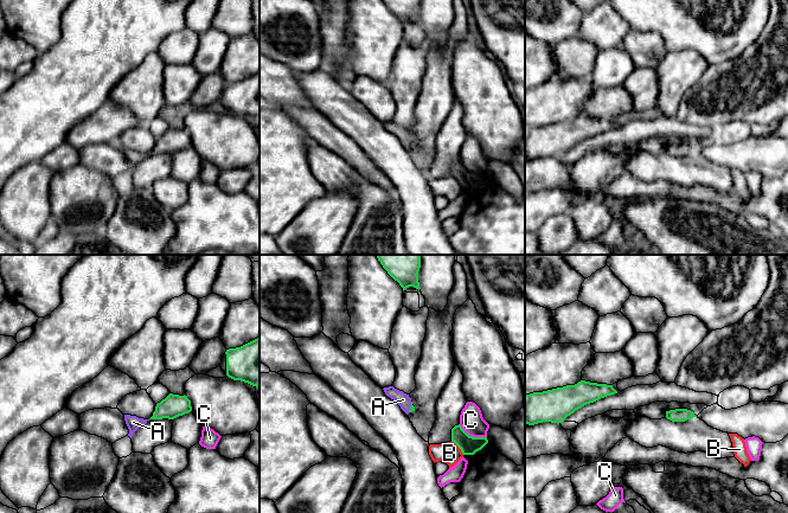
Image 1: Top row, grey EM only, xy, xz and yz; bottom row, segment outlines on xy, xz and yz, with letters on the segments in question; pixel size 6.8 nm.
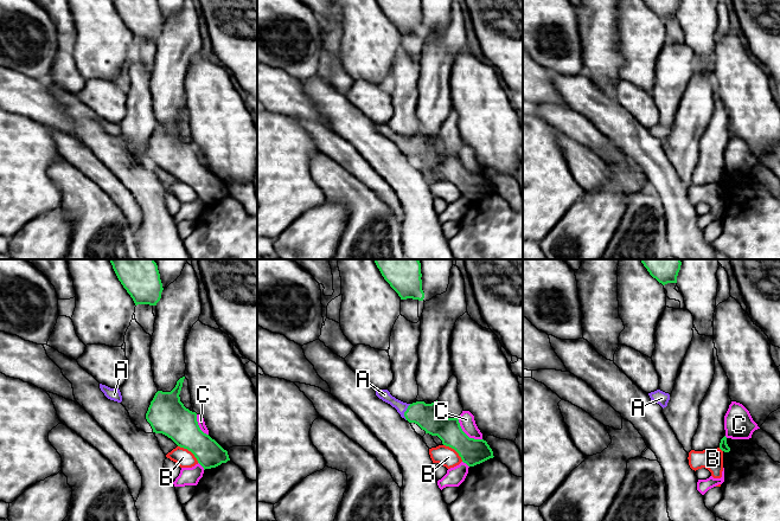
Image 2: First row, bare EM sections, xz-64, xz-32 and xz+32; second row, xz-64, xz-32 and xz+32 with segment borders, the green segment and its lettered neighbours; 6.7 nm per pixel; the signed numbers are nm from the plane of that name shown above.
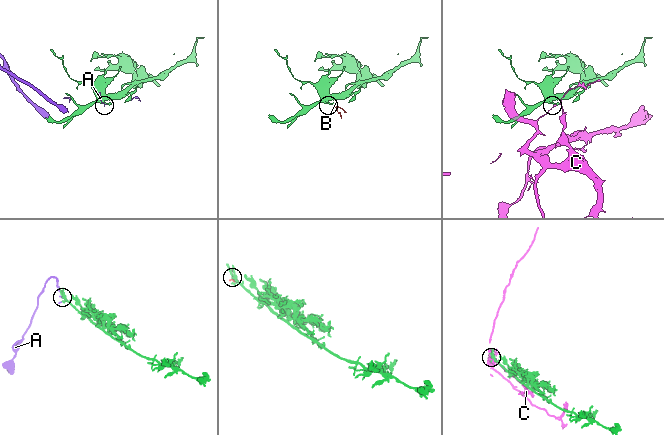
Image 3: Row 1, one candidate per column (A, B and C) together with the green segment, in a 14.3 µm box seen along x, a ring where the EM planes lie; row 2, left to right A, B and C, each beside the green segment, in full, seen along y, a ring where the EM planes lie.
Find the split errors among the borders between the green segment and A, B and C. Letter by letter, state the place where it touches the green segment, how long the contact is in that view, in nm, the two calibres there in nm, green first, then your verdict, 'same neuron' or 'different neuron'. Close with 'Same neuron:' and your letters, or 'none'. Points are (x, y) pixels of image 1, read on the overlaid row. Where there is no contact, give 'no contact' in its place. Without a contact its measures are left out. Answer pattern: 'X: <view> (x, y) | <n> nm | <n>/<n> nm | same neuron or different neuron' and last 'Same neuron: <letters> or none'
A: xz (410, 406) | 80 nm | 30/90 nm | same neuron
B: xz (459, 447) | 130 nm | 130/150 nm | different neuron
C: xz (472, 436) | 220 nm | 130/160 nm | different neuron
Same neuron: A

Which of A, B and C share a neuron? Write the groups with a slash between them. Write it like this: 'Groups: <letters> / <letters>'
Groups: A / B / C

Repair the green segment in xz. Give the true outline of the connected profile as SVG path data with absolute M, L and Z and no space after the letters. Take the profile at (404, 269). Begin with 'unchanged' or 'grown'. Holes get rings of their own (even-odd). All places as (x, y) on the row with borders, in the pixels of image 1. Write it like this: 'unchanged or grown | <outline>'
unchanged | M376 255L387 274L405 290L414 287L419 290L419 255Z

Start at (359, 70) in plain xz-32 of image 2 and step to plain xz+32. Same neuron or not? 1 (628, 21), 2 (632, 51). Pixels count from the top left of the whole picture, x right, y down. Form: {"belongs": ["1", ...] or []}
{"belongs": ["1", "2"]}

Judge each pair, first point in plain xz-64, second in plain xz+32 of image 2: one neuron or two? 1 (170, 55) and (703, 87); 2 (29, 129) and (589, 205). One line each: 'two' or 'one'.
1: one
2: two

